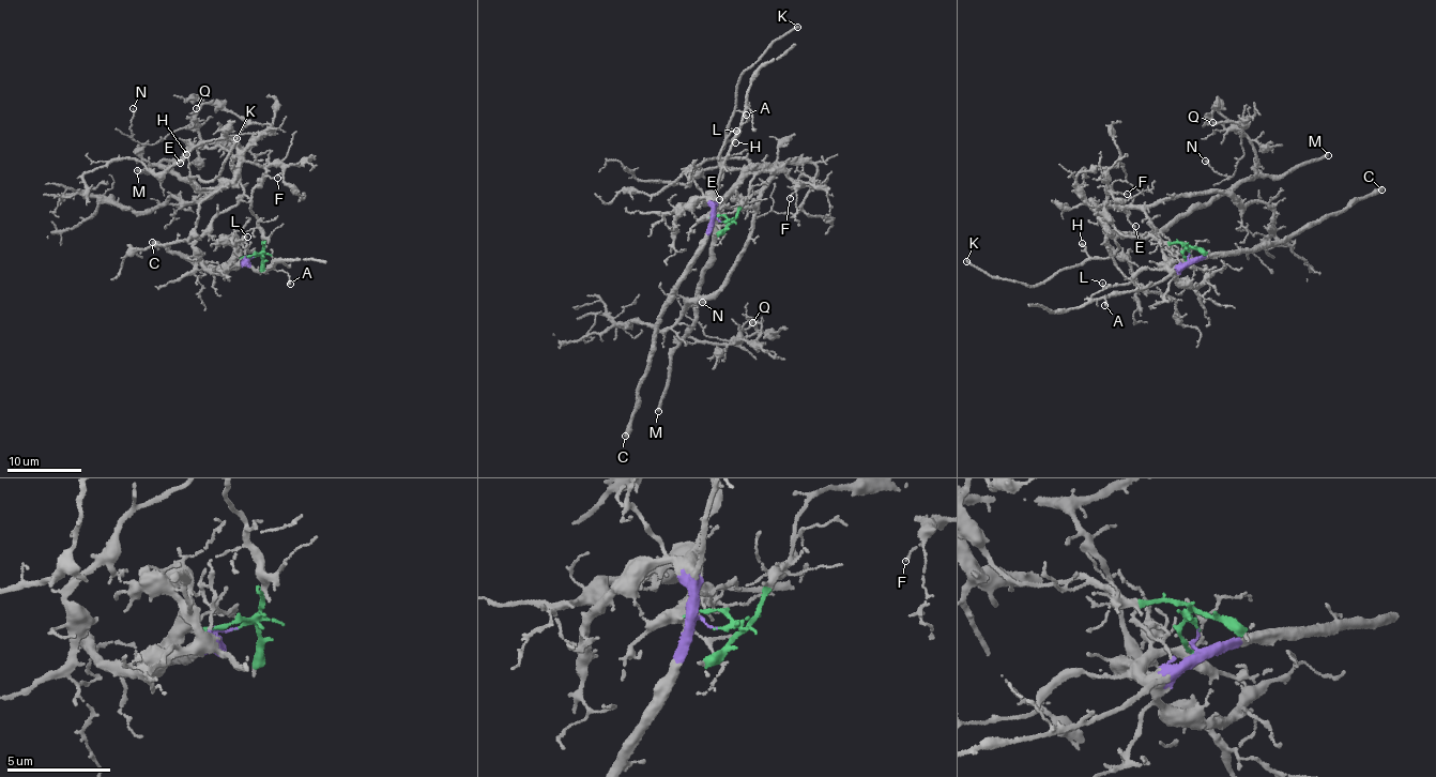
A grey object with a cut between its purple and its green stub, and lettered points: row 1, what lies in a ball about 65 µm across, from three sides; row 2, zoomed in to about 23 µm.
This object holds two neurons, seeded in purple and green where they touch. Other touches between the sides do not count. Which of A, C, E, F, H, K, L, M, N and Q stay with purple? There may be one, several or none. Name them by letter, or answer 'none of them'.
A, C, L

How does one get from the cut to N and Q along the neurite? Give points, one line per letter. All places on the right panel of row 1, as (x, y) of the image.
N: (1188, 253), (1097, 212), (1142, 237), (1257, 163), (1240, 131), (1228, 178), (1204, 160)
Q: (1188, 253), (1124, 235), (1104, 203), (1097, 212), (1113, 233), (1142, 237), (1255, 173), (1249, 138), (1212, 122)

